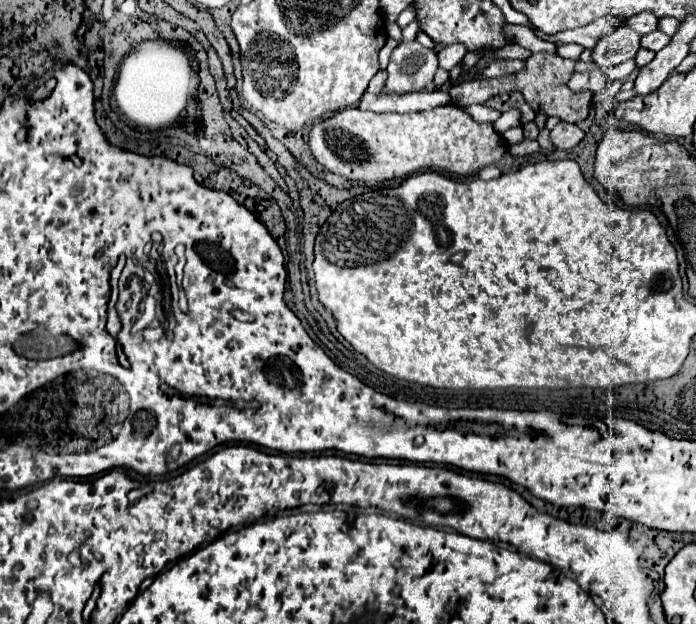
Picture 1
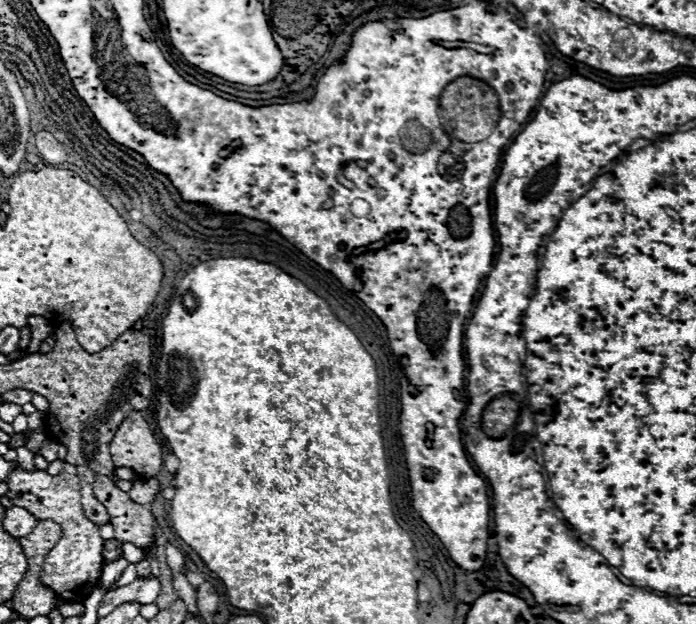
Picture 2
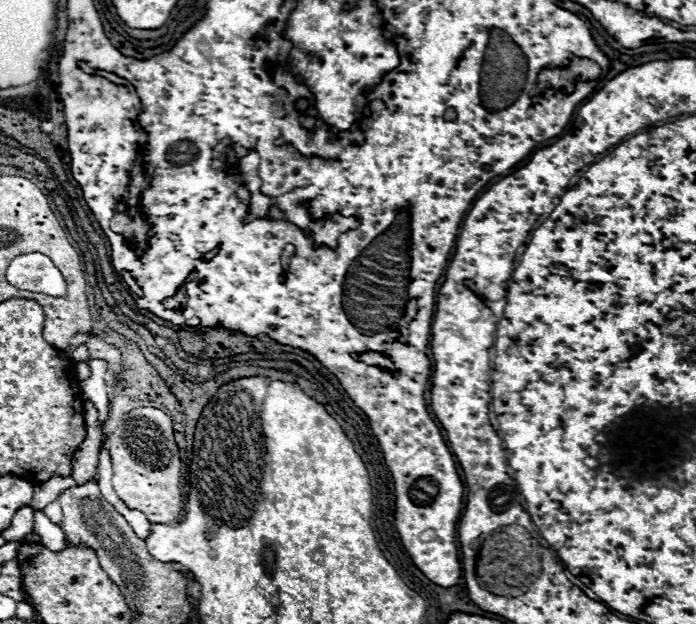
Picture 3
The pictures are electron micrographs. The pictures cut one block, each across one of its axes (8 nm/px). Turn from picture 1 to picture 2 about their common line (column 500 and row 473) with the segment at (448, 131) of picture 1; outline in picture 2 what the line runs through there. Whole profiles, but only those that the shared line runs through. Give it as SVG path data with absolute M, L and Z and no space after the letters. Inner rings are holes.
M130 412L110 444L112 462L132 468L142 480L156 478L162 468L162 448L140 412Z

